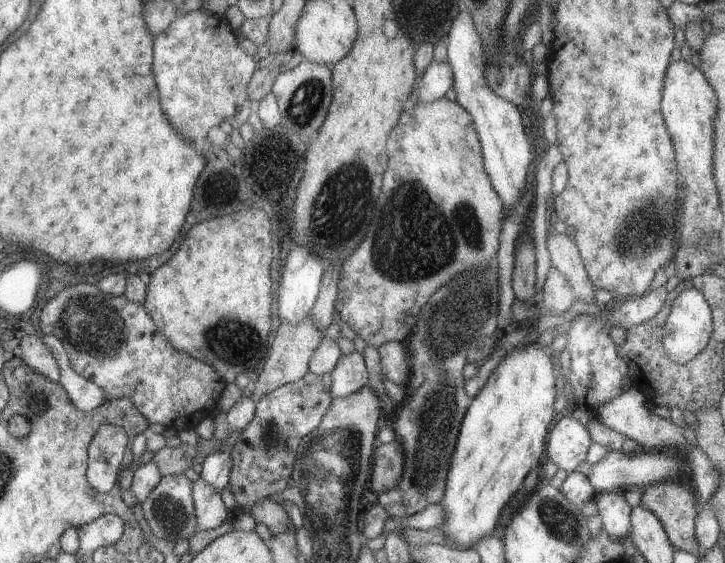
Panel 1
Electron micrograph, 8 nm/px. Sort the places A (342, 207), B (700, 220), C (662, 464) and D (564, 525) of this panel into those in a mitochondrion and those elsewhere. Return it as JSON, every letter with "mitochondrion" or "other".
{"A":"mitochondrion","B":"mitochondrion","C":"other","D":"mitochondrion"}

